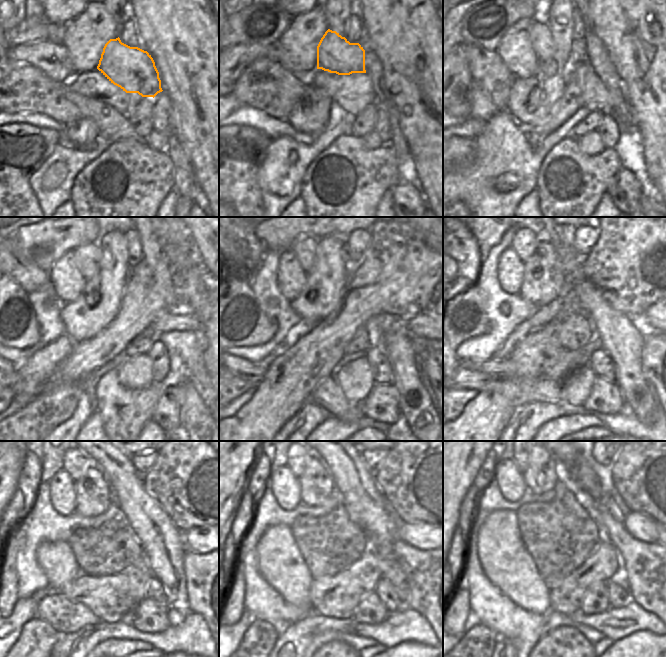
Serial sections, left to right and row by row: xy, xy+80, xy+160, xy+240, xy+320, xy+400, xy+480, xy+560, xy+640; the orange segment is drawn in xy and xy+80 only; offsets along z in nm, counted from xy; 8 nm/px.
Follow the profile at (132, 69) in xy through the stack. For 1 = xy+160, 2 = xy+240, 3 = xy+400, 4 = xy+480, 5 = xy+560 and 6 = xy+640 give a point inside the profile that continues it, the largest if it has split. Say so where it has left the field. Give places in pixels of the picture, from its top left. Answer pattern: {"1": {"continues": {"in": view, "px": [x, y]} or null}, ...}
{"1": {"continues": {"in": "xy+160", "px": [541, 38]}}, "2": {"continues": {"in": "xy+240", "px": [88, 257]}}, "3": {"continues": {"in": "xy+400", "px": [525, 241]}}, "4": {"continues": {"in": "xy+480", "px": [76, 462]}}, "5": {"continues": {"in": "xy+560", "px": [297, 461]}}, "6": {"continues": {"in": "xy+640", "px": [521, 461]}}}

